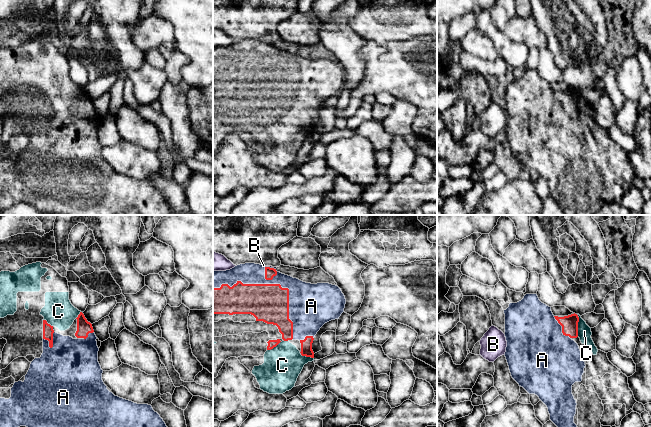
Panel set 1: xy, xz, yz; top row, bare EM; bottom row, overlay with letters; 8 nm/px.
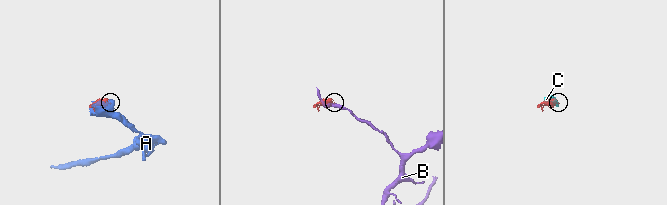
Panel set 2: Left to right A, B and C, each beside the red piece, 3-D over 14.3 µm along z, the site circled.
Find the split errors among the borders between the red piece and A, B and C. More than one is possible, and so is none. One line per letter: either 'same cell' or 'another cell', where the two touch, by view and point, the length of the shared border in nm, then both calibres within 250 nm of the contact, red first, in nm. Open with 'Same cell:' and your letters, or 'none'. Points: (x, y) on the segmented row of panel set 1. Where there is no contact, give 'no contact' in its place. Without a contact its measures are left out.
Same cell: A, C
A: same cell | xz (275, 284) | 750 nm | 300/240 nm
B: another cell | xz (269, 267) | 90 nm | 80/20 nm
C: same cell | yz (577, 325) | 180 nm | 130/110 nm

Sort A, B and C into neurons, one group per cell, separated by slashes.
A C / B

